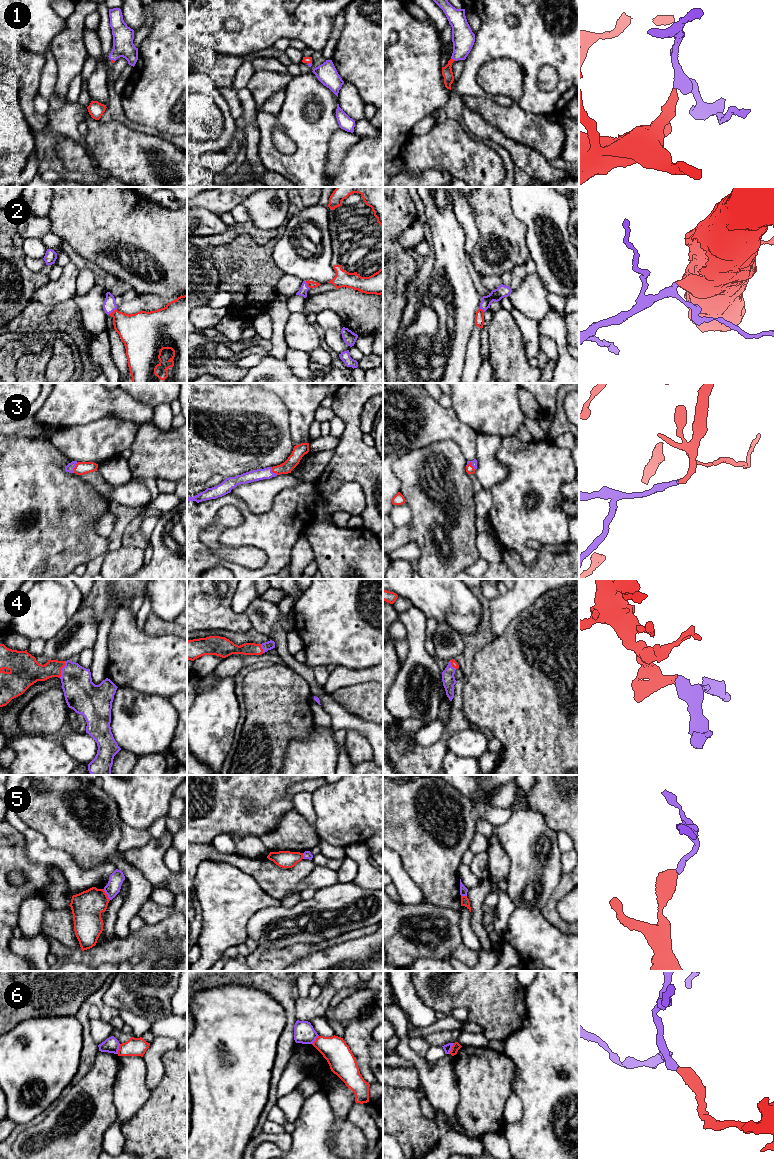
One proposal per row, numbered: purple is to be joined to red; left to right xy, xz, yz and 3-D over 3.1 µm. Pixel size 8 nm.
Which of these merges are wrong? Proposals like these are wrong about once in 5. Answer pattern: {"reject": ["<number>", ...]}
{"reject": ["5", "6"]}

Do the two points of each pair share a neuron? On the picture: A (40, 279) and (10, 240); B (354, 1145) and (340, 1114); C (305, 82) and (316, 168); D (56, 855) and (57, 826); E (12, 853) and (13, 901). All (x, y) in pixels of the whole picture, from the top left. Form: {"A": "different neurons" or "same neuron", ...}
{"A": "same neuron", "B": "same neuron", "C": "same neuron", "D": "different neurons", "E": "same neuron"}

